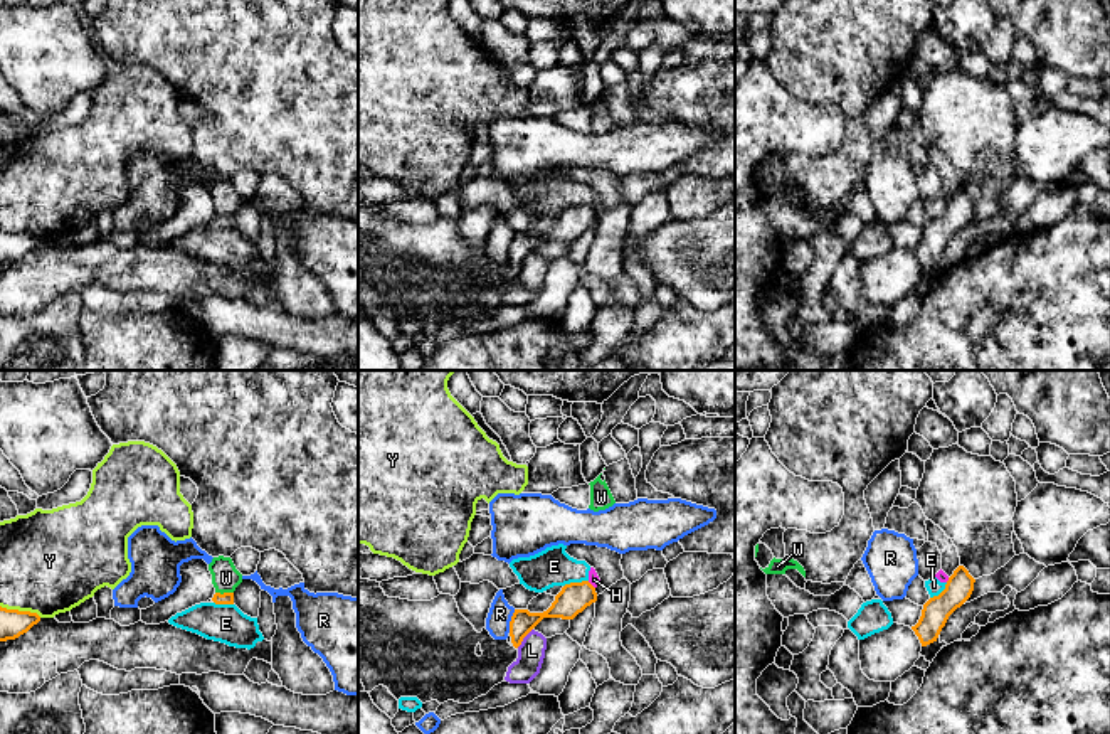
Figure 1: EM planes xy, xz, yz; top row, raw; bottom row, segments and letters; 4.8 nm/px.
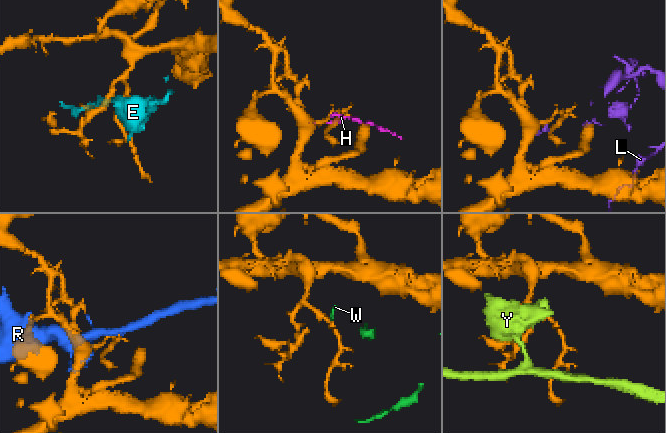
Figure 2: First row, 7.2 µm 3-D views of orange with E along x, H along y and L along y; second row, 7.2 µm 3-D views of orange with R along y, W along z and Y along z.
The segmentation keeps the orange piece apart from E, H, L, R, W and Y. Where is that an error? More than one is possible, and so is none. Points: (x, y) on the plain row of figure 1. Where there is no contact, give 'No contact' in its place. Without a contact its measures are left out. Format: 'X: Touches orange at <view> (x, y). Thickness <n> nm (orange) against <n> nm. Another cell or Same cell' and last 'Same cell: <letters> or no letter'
E: Touches orange at xz (576, 206). Thickness 150 nm (orange) against 180 nm. Another cell
H: Touches orange at xz (591, 207). Thickness 150 nm (orange) against 50 nm. Another cell
L: Touches orange at xz (523, 260). Thickness 120 nm (orange) against 130 nm. Another cell
R: Touches orange at xz (510, 244). Thickness 110 nm (orange) against 110 nm. Another cell
W: Touches orange at xy (224, 216). Thickness 60 nm (orange) against 140 nm. Another cell
Y: Touches orange at xy (21, 234). Thickness 130 nm (orange) against 440 nm. Another cell
Same cell: no letter

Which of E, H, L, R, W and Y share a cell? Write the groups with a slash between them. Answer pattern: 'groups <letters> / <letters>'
groups E H / L / R / W / Y

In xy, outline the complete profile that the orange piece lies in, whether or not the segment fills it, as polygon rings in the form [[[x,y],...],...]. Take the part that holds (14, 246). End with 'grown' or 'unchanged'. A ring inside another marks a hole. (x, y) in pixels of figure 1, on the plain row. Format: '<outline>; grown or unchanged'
[[[0,229],[0,264],[15,263],[40,244],[37,236]]]; unchanged

